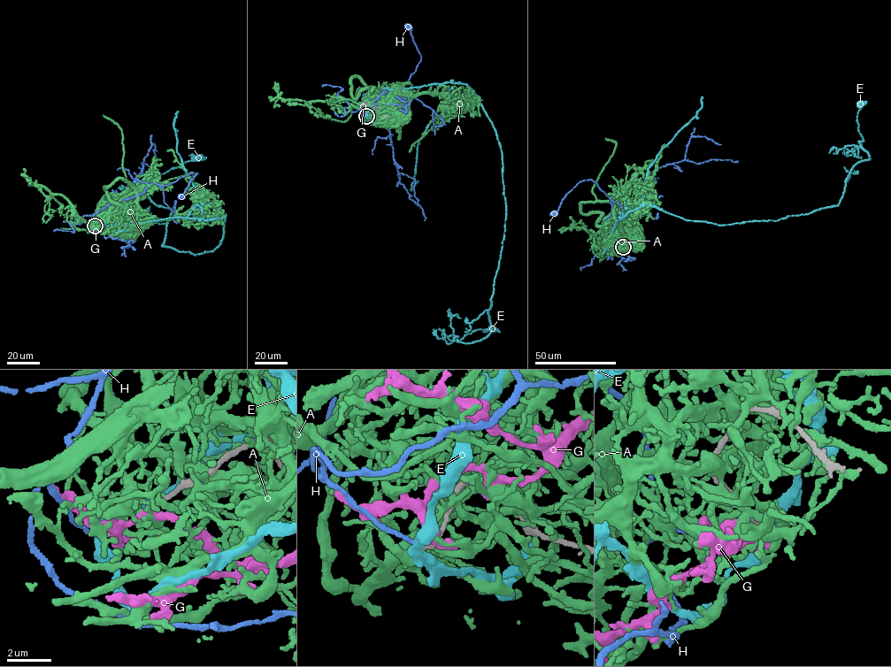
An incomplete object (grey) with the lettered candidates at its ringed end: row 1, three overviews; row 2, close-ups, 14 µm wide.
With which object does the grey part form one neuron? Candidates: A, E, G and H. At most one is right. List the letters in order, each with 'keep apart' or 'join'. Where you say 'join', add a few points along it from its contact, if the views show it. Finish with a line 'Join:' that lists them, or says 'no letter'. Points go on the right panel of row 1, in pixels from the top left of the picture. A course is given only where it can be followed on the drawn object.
A: keep apart
E: keep apart
G: keep apart
H: join; course (623, 247), (601, 226), (612, 212), (611, 195), (591, 180), (580, 181), (554, 212)
Join: H

